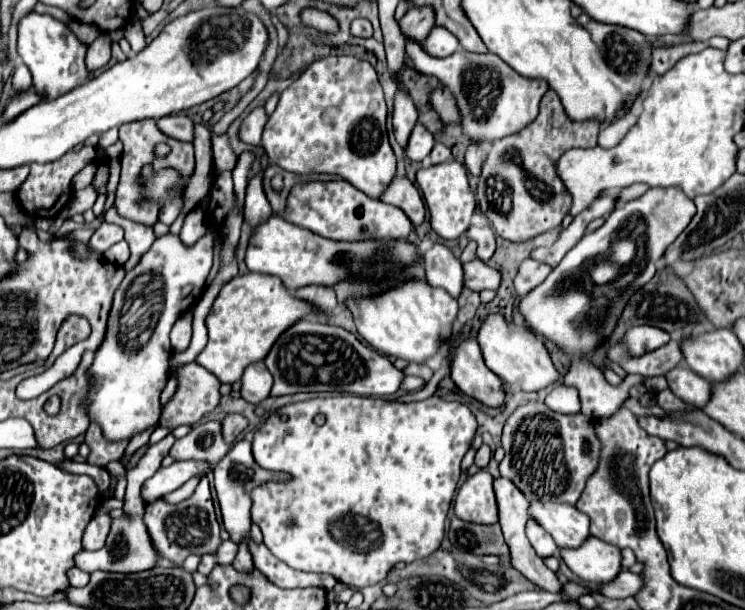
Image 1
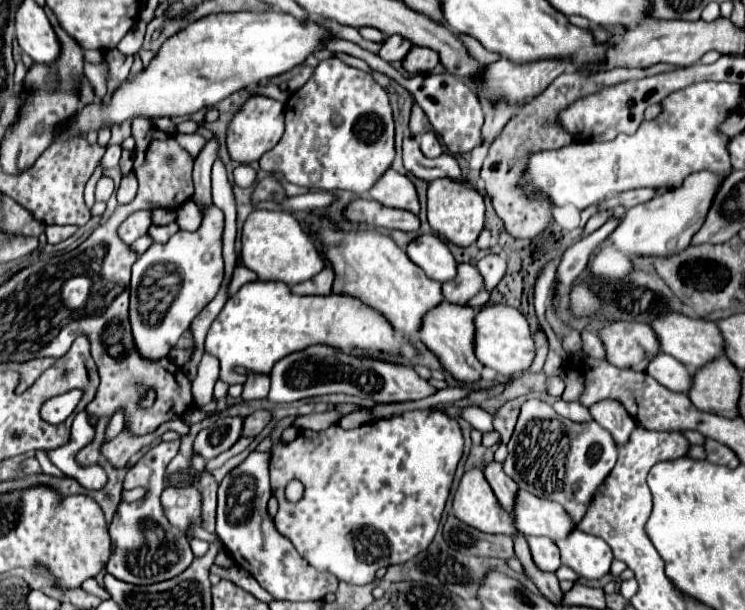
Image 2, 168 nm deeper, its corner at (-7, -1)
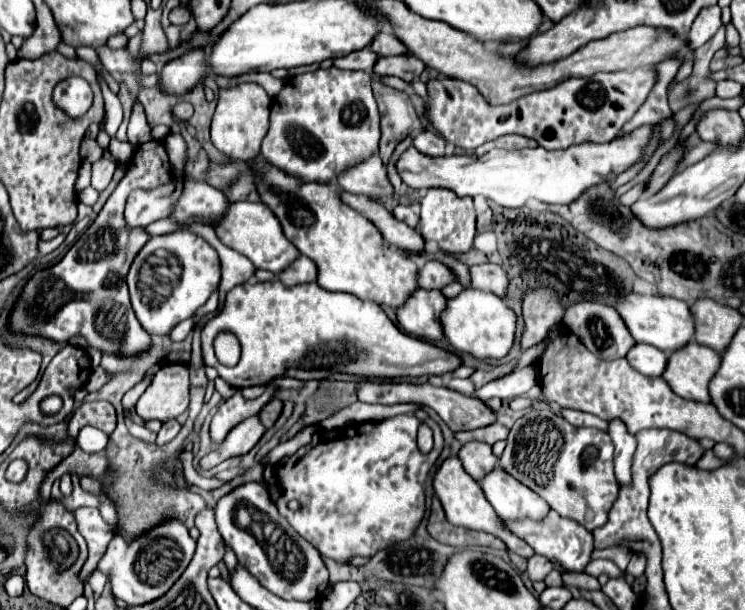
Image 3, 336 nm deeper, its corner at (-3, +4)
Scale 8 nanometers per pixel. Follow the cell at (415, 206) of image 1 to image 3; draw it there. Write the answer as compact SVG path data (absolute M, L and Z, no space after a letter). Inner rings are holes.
M375 154L369 160L349 168L339 176L339 186L351 194L375 196L375 198L395 198L395 190L389 182L387 168Z

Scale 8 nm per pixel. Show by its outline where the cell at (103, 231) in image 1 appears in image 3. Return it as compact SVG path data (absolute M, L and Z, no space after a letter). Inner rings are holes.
M173 180L157 190L133 190L127 208L125 208L125 222L129 228L143 228L155 220L167 218L175 200L181 196L183 184L181 180Z

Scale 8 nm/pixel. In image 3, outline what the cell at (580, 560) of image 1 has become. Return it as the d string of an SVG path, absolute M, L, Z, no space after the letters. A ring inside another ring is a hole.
M555 510L549 512L549 516L543 522L533 522L533 520L521 520L521 522L505 522L505 526L517 534L519 538L523 538L525 542L529 542L533 546L533 550L545 558L549 558L551 562L561 564L567 570L573 572L581 572L585 570L585 566L591 562L591 554L593 554L593 534L587 532L587 528L583 528L581 524L569 520L569 518L561 518Z

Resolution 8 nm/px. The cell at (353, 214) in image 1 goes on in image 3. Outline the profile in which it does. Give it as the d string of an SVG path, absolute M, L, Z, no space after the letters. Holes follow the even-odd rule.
M399 204L399 206L395 208L395 218L397 218L397 220L403 220L403 222L409 224L411 228L415 228L417 222L419 222L419 214L417 214L411 206L405 206L405 204Z

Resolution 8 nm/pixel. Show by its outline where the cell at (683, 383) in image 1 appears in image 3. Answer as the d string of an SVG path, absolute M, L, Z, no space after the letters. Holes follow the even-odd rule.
M635 344L629 350L627 360L641 374L655 378L655 376L663 376L669 356L665 352L659 352L659 348L651 348L647 344Z

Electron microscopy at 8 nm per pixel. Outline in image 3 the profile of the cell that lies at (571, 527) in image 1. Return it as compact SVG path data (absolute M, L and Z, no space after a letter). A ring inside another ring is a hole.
M499 466L479 484L503 520L543 520L543 516L551 510L539 494L515 480L511 474L503 472Z

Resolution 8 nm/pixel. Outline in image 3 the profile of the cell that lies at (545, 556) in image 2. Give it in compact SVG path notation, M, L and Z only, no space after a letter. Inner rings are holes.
M533 554L533 556L527 560L527 574L529 574L531 580L543 580L551 570L553 570L553 562L547 560L545 556Z

